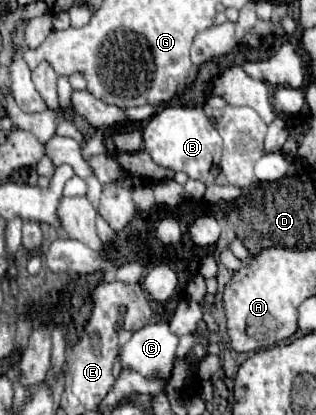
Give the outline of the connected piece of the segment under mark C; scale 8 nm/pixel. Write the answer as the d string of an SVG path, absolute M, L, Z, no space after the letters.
M149 323L135 331L129 343L121 349L121 365L139 371L151 379L159 375L167 379L173 371L173 357L179 345L179 337L169 331L167 323Z

